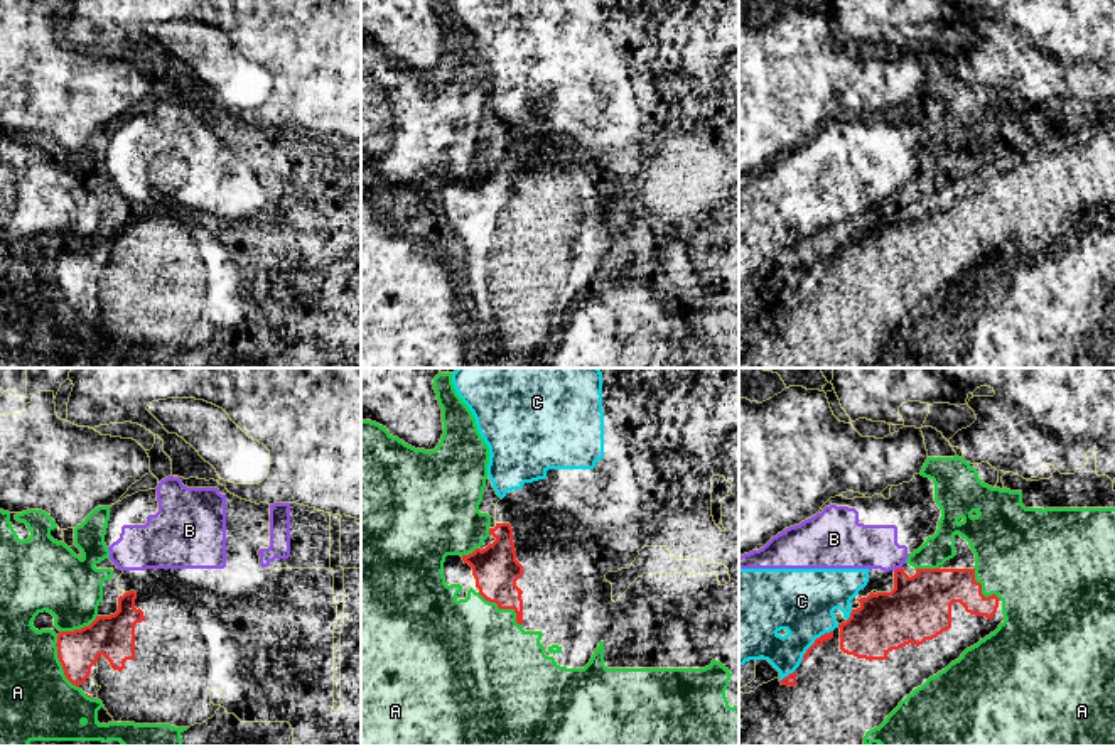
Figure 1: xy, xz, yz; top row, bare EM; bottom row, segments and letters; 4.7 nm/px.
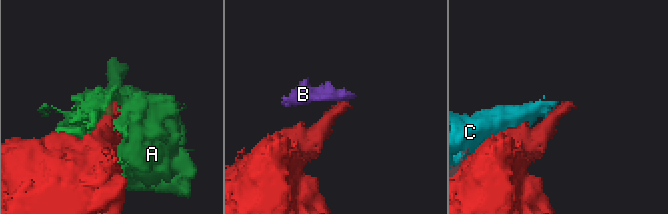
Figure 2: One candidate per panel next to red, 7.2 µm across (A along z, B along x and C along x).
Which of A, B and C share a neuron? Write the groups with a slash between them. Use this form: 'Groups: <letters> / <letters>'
Groups: A / B C

